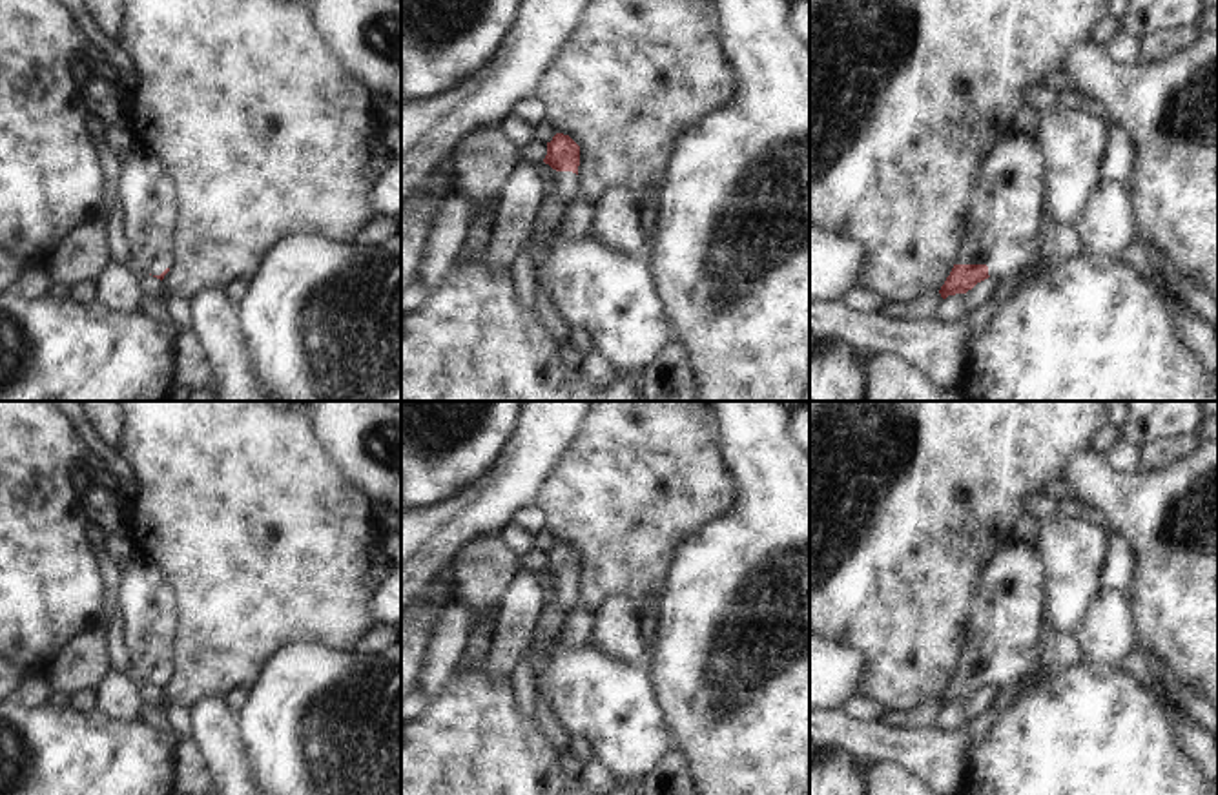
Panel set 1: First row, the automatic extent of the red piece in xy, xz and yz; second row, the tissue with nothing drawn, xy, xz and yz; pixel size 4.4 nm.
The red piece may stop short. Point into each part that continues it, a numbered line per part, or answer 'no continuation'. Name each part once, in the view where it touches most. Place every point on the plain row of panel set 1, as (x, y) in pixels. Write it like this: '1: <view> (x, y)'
1: yz (1003, 640)

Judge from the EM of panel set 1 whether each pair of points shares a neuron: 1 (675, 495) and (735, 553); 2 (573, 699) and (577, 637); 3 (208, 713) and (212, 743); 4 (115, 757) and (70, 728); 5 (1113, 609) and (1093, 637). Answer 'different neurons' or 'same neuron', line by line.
1: different neurons
2: different neurons
3: same neuron
4: same neuron
5: same neuron

